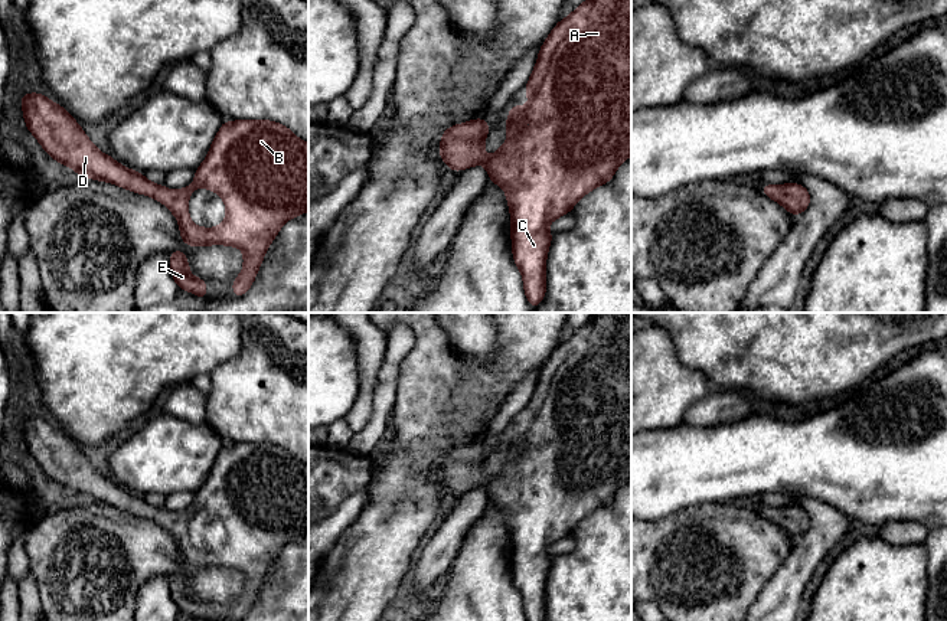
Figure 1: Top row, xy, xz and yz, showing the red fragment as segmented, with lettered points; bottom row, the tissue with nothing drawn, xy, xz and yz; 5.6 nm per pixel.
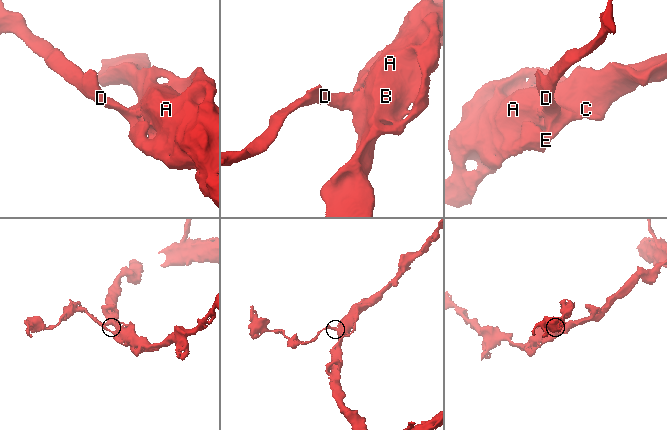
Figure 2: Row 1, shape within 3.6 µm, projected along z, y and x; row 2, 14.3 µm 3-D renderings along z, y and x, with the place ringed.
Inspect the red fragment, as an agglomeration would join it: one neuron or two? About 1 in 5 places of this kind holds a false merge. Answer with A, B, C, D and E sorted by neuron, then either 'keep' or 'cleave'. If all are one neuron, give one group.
groups A B C D E; keep

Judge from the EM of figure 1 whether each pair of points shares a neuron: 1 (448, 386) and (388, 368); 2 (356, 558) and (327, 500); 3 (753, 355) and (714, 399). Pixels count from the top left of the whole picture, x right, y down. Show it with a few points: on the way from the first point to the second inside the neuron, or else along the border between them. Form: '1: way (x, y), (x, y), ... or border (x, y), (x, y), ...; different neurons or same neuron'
1: border (414, 340), (399, 363), (392, 404); different neurons
2: border (365, 505), (359, 516), (323, 556); different neurons
3: border (714, 386), (741, 392); different neurons

